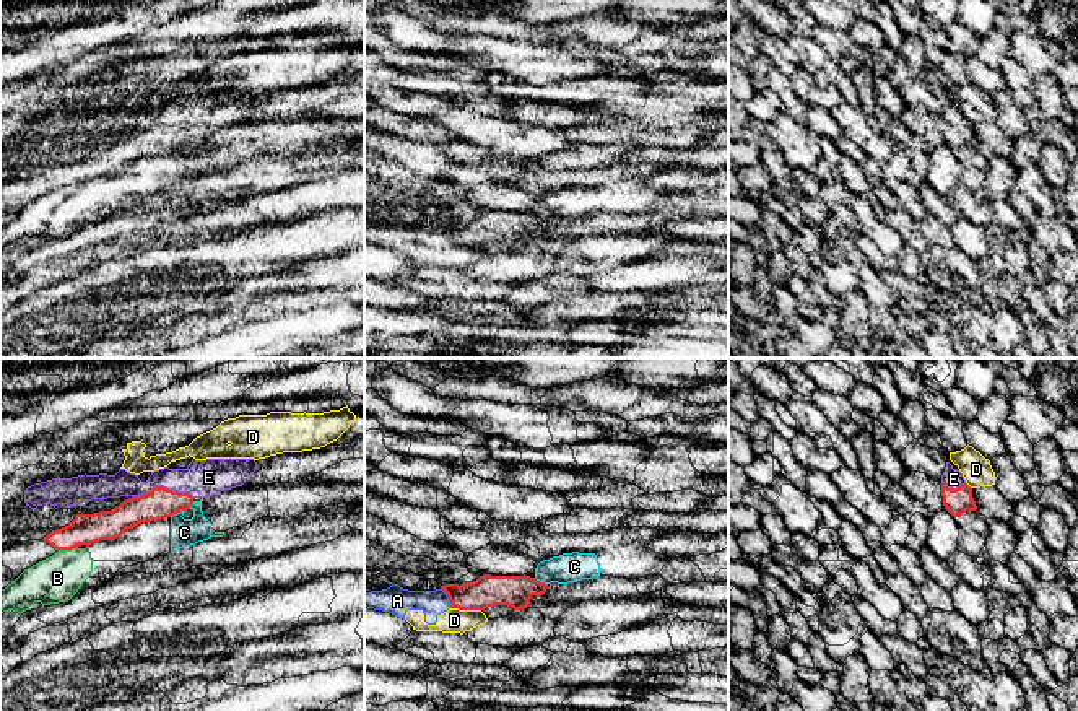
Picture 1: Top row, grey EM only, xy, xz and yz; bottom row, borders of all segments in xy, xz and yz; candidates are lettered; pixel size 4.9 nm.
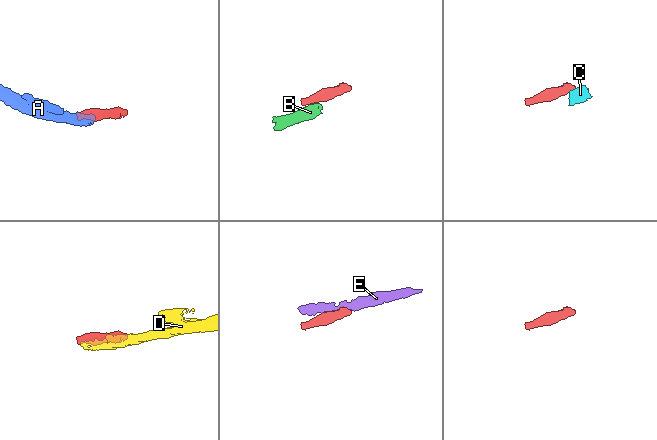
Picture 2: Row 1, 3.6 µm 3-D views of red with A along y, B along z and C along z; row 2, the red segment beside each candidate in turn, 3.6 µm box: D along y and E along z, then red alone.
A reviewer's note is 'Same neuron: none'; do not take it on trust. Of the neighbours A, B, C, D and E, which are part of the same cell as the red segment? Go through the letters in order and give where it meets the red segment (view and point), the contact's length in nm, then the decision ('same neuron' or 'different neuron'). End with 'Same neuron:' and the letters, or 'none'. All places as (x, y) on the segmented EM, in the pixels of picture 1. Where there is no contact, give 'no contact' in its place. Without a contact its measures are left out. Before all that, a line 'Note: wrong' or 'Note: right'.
Note: wrong
A: meets red in xz at (447, 596); contact 120 nm long; different neuron
B: meets red in xy at (67, 549); contact 110 nm long; different neuron
C: meets red in xy at (176, 513); contact 90 nm long; different neuron
D: meets red in xz at (467, 609); contact 140 nm long; different neuron
E: meets red in xy at (163, 487); contact 320 nm long; same neuron
Same neuron: E

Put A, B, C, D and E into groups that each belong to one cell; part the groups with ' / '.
A D / B C / E

